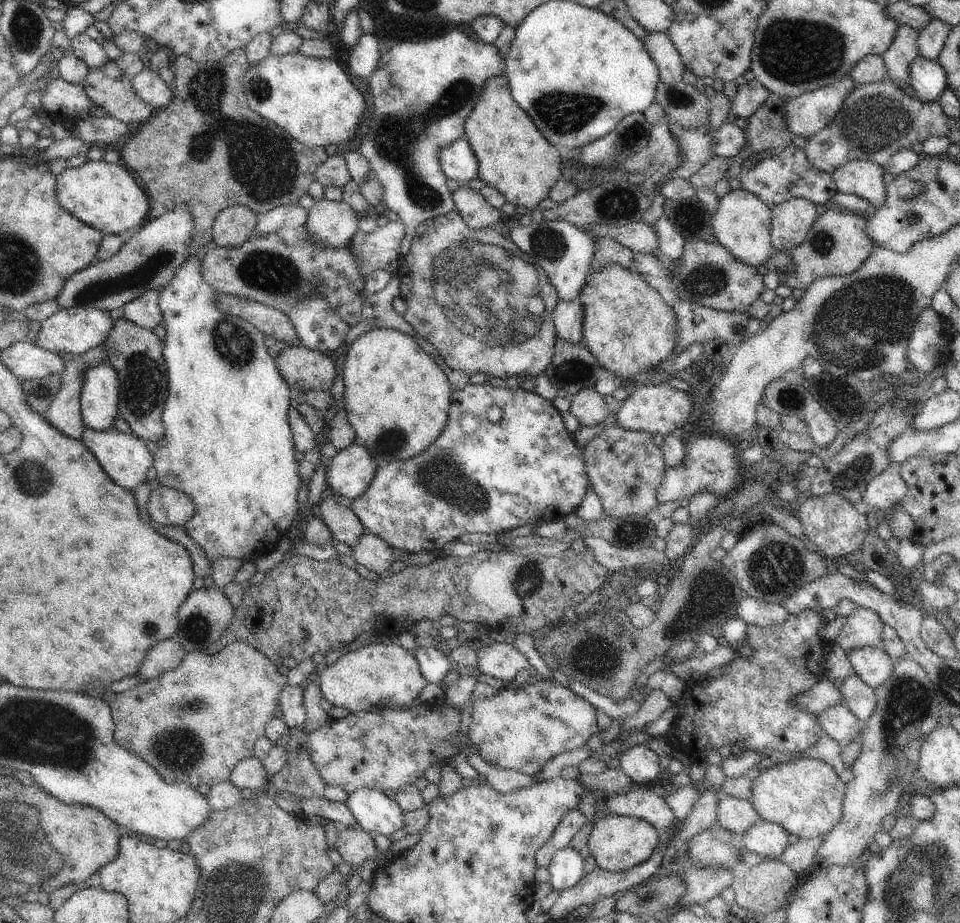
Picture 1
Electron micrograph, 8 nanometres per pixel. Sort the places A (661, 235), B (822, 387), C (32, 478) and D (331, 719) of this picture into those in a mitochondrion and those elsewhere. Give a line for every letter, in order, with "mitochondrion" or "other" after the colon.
A: other
B: other
C: mitochondrion
D: other

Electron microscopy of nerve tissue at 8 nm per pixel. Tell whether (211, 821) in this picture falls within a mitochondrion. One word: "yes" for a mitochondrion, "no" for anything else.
no

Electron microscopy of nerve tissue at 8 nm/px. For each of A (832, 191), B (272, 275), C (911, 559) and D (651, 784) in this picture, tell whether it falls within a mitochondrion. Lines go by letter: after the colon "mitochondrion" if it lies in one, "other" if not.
A: other
B: mitochondrion
C: other
D: other

